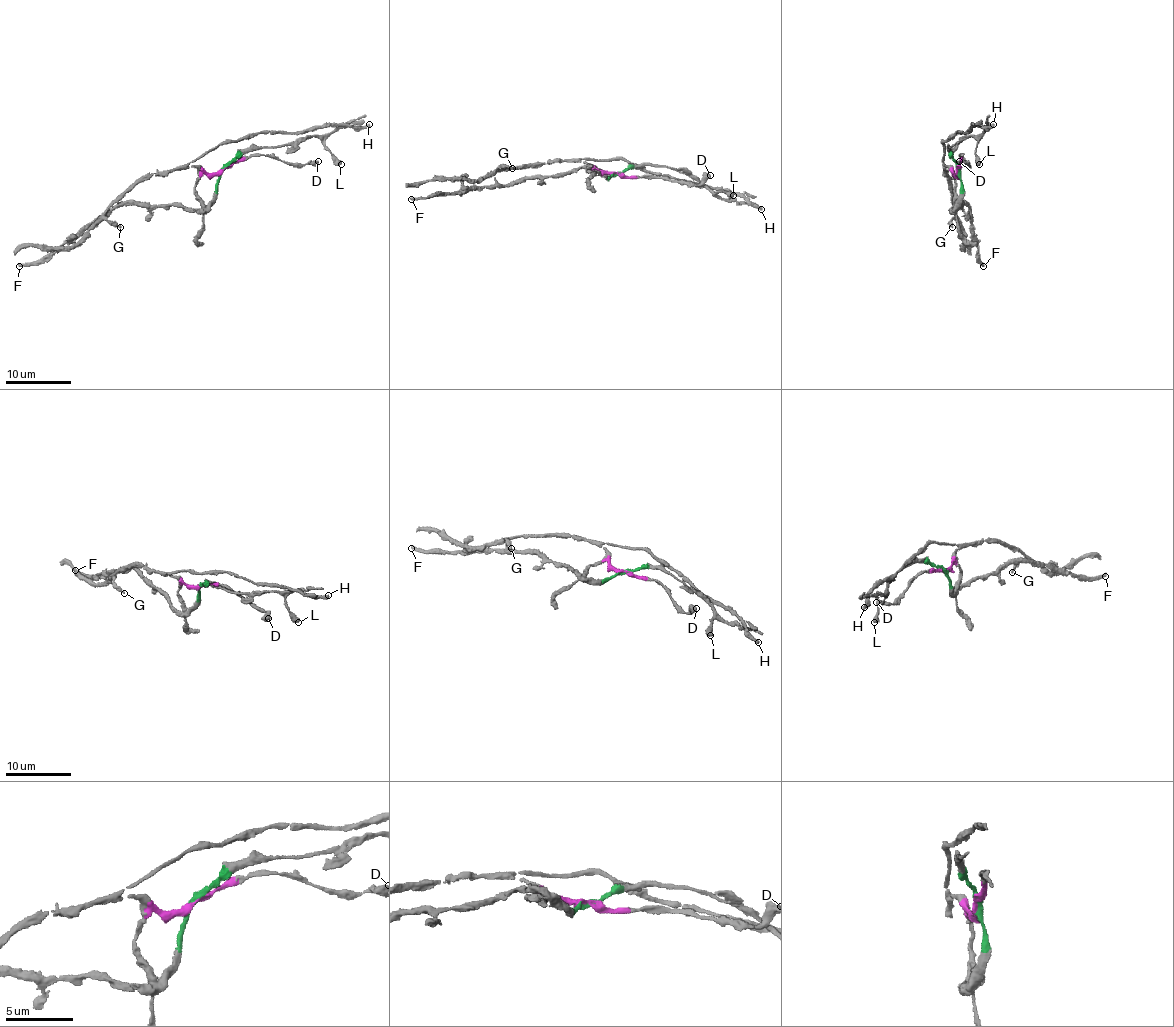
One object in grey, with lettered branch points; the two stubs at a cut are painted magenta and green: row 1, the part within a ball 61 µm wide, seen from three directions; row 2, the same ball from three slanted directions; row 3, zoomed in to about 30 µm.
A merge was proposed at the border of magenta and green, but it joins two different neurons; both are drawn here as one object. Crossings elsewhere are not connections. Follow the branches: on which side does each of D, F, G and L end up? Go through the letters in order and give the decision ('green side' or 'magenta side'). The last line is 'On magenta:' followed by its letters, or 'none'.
D: magenta side
F: green side
G: magenta side
L: green side
On magenta: D, G

